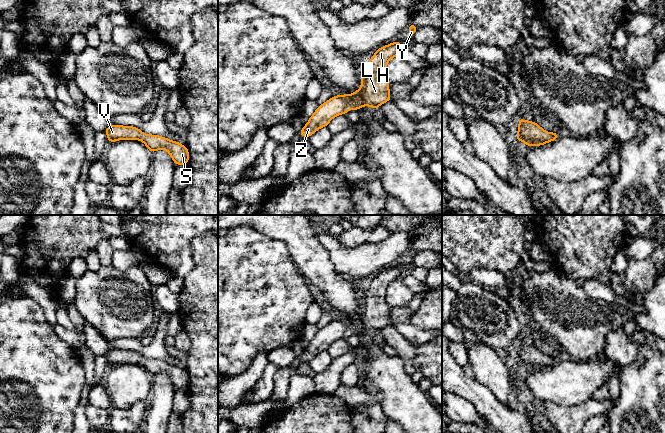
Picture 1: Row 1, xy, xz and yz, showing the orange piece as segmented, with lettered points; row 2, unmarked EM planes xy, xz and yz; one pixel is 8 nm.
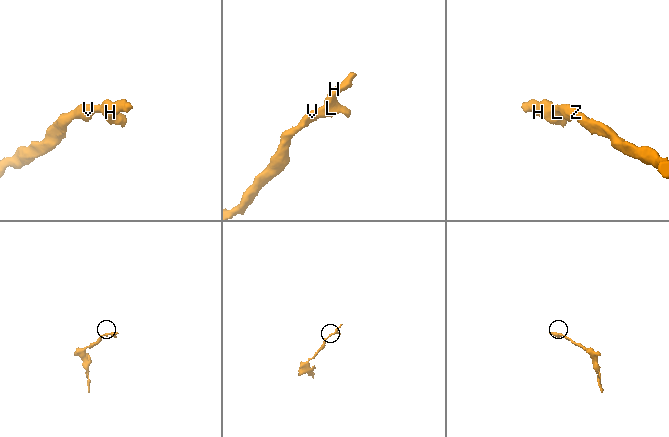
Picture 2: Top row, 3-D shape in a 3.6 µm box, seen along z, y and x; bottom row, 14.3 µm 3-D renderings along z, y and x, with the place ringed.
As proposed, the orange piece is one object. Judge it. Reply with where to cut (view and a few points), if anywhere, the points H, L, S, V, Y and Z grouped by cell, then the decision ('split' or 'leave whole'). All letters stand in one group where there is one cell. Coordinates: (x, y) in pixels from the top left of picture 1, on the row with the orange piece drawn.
cut none; groups H L S V Y Z; leave whole

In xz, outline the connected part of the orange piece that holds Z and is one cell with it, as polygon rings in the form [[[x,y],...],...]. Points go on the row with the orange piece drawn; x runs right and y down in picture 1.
[[[394,41],[379,48],[361,74],[361,88],[353,94],[334,96],[319,105],[299,134],[310,137],[320,128],[327,127],[334,117],[346,114],[350,109],[358,110],[366,105],[377,110],[380,105],[392,100],[386,67],[390,59],[400,55],[401,47],[401,42]]]

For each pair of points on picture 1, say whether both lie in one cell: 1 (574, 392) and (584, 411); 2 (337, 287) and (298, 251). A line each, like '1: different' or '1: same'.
1: different
2: same

